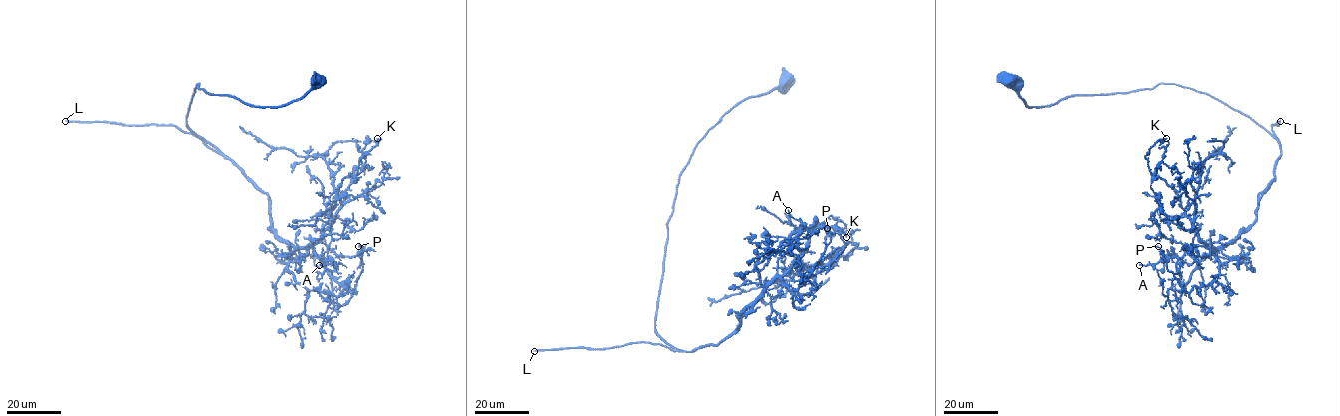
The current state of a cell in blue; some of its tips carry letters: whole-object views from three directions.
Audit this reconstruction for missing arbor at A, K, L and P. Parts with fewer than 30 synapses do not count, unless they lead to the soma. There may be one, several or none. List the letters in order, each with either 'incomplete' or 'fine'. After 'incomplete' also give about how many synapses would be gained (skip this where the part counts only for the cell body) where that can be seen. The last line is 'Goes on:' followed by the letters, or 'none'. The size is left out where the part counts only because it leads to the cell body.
A: fine
K: fine
L: incomplete; 250 synapses
P: fine
Goes on: L

